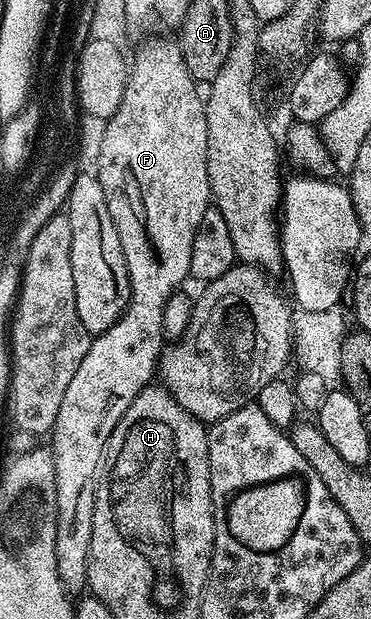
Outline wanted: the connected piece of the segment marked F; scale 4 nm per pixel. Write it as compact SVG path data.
M149 38L145 45L137 52L137 57L132 57L129 70L129 81L123 94L123 102L119 102L119 110L109 120L104 121L101 132L101 141L97 144L97 168L95 174L99 178L99 186L103 186L103 198L107 198L107 210L111 210L111 222L115 222L115 230L119 234L119 246L123 246L123 258L127 262L129 275L129 305L127 310L107 331L94 335L89 342L87 355L83 362L79 362L79 370L75 370L67 394L63 394L63 402L59 405L59 414L55 418L55 426L51 433L51 451L55 462L55 486L57 487L57 537L55 538L55 560L59 566L59 578L63 582L65 591L70 594L81 594L87 588L87 554L91 550L91 518L95 518L95 498L97 497L97 481L99 469L105 455L105 447L123 414L127 414L127 406L135 402L135 398L154 379L155 369L158 367L163 351L163 312L167 302L182 286L184 280L190 279L189 267L191 266L191 242L195 242L195 230L199 230L199 222L203 214L211 206L211 193L209 190L209 175L207 174L207 146L209 145L209 131L205 117L205 105L202 97L197 97L198 85L187 70L183 62L183 54L176 43L165 38Z

